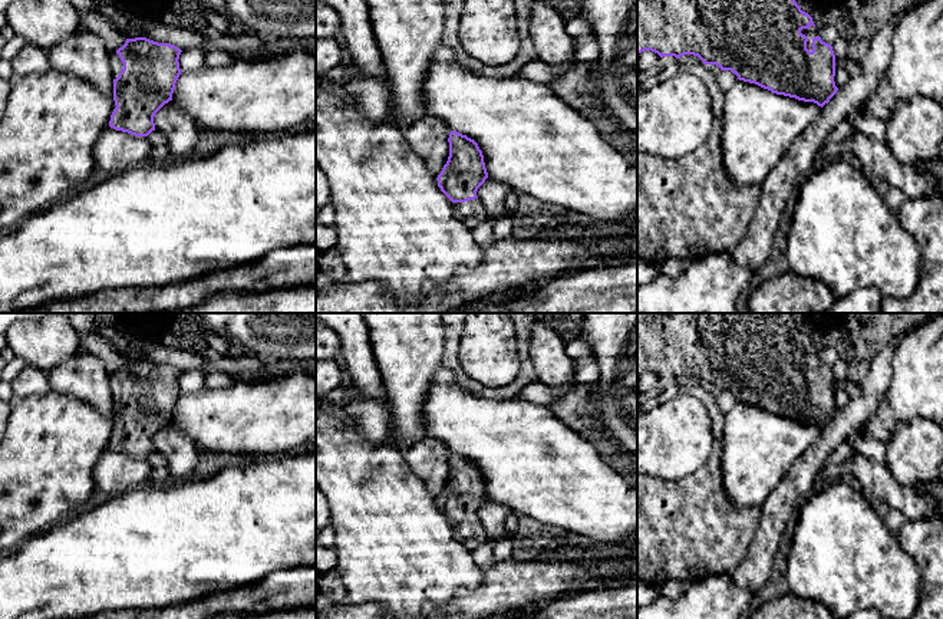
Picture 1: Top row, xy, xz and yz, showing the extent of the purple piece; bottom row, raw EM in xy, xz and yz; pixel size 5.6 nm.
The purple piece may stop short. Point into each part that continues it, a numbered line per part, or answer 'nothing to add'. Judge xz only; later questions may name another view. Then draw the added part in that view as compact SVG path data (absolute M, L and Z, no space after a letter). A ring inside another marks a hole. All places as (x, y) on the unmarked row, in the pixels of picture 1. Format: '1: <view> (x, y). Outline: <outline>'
1: xz (471, 534). Outline: M479 520L454 524L454 536L469 551L488 541L485 529Z

